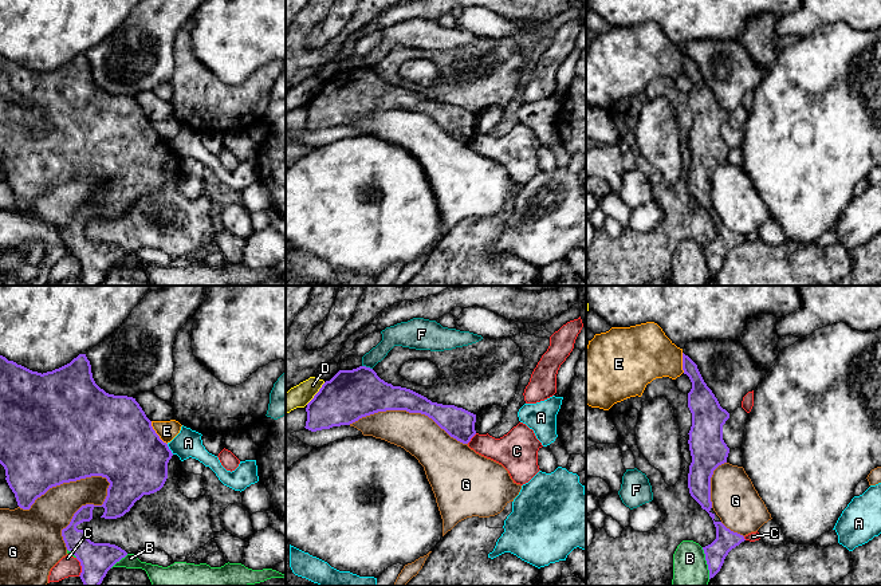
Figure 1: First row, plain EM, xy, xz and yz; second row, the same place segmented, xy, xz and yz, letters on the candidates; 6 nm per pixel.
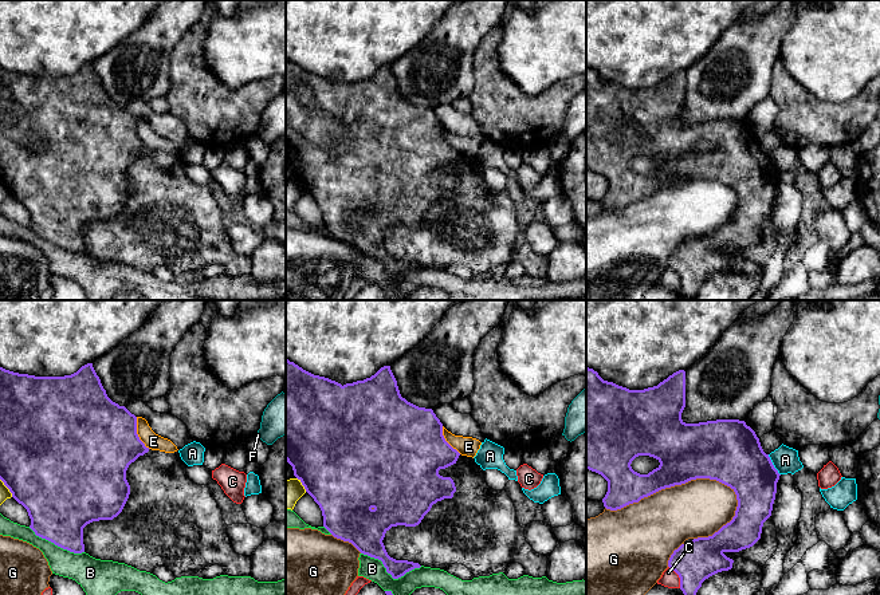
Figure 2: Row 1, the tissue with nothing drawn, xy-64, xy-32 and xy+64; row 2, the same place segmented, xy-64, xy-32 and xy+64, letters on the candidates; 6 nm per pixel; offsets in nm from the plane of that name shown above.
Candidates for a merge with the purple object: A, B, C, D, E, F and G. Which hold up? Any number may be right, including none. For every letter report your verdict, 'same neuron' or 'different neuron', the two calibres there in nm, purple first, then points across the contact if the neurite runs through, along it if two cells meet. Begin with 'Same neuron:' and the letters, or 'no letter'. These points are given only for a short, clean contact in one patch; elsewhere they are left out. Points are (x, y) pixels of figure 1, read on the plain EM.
Same neuron: no letter
A: different neuron | 400/170 nm | along xy (166, 144), (173, 153)
B: different neuron | 130/220 nm
C: different neuron | 180/200 nm
D: different neuron | 300/140 nm
E: different neuron | 460/120 nm
F: different neuron | 300/130 nm | along xz (362, 65), (372, 69)
G: different neuron | 500/240 nm

